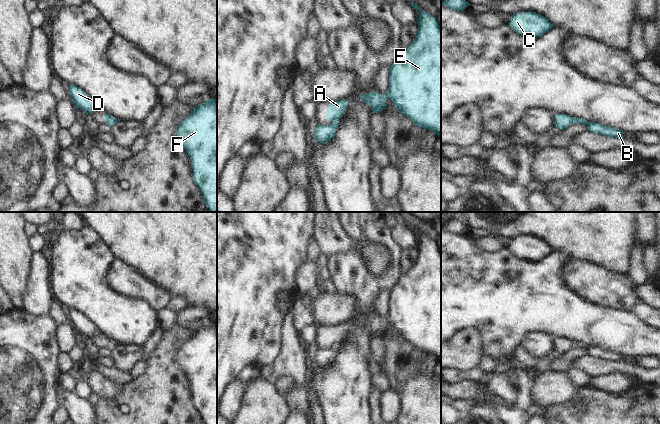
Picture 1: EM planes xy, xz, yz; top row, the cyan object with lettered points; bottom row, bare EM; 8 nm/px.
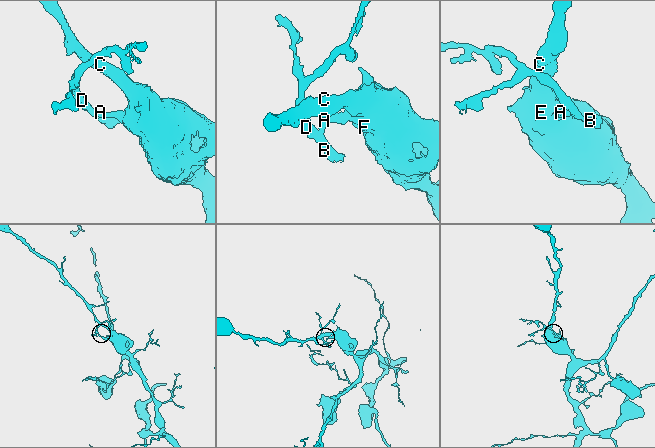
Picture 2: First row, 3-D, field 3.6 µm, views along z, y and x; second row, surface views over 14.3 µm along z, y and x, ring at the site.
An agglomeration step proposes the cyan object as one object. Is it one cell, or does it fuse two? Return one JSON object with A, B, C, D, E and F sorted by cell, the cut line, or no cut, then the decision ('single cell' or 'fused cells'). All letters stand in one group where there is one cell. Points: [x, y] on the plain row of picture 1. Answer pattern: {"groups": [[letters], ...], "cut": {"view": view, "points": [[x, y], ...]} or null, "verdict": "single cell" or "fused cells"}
{"groups": [["A", "B", "C", "D", "E", "F"]], "cut": null, "verdict": "single cell"}

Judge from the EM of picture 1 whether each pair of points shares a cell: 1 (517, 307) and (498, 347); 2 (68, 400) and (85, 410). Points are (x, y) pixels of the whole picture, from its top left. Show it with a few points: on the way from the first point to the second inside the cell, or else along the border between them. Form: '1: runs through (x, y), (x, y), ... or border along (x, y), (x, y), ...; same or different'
1: runs through (507, 317), (502, 337); same
2: runs through (72, 403), (81, 410); same

